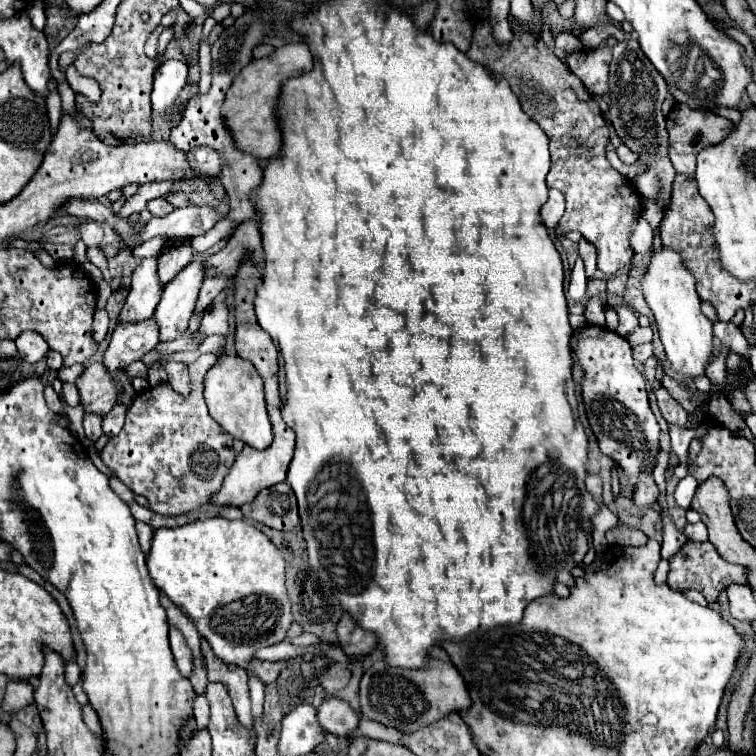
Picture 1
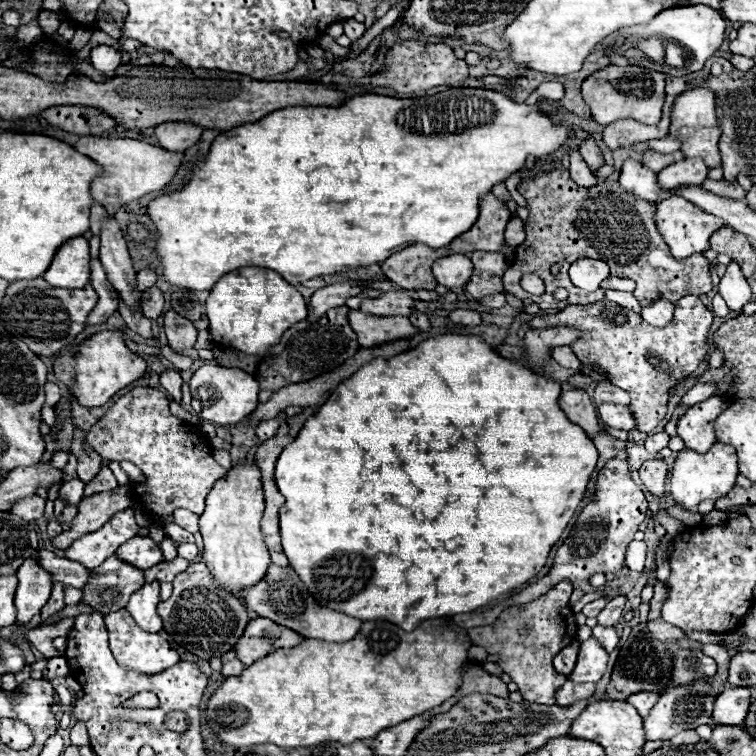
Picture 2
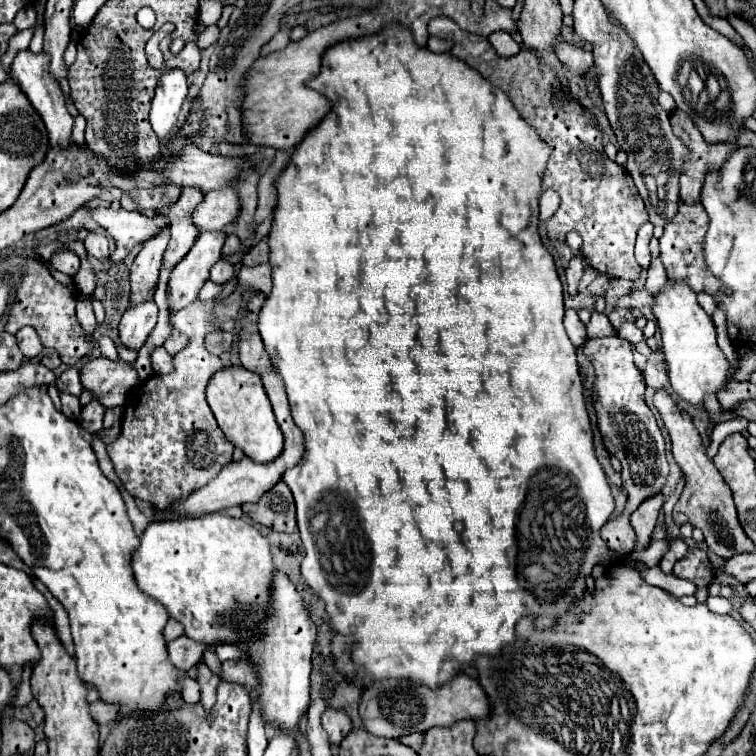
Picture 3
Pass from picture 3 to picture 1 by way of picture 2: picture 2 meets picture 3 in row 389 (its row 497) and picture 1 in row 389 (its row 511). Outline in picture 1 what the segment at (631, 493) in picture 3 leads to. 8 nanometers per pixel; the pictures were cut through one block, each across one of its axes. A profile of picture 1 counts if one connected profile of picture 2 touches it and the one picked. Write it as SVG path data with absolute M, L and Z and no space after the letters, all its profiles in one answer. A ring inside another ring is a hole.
M584 326L574 332L572 350L584 368L582 398L590 426L598 436L600 450L622 466L628 484L634 488L642 472L654 472L654 464L660 454L660 426L648 404L646 380L634 366L632 348L626 338L608 328Z

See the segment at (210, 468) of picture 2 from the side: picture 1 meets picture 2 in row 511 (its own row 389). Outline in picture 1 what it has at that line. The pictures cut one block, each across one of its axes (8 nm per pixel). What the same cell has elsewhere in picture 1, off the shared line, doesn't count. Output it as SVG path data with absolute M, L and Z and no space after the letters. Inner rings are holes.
M202 354L196 362L188 364L190 372L190 394L182 396L178 394L168 382L162 382L154 388L142 390L134 396L128 412L126 412L126 424L122 432L104 446L100 452L102 462L134 492L140 496L146 496L150 502L150 510L162 514L162 516L176 516L186 514L202 504L208 502L208 498L222 486L222 480L230 466L236 460L236 454L232 450L232 438L212 420L206 402L204 402L204 374L210 370L210 366L216 364L214 354Z

